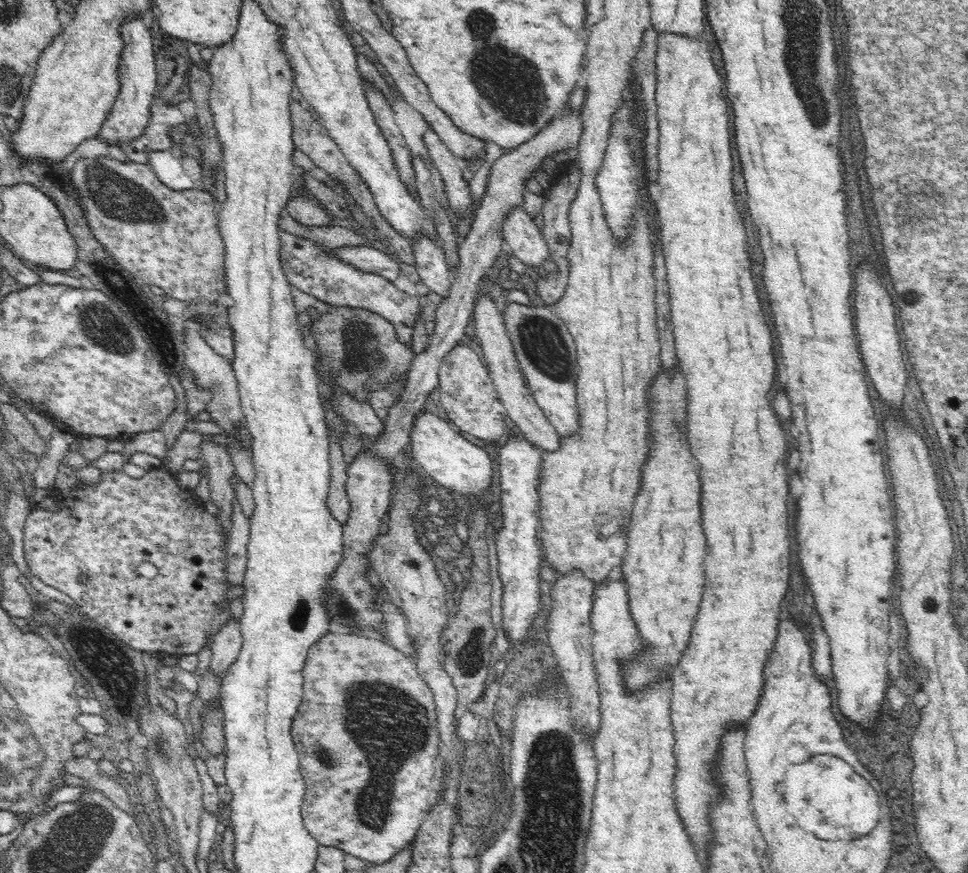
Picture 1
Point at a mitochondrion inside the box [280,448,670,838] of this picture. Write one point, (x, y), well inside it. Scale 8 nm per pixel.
(386, 725)

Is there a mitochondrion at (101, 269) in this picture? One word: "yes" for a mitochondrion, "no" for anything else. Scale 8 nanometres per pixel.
yes

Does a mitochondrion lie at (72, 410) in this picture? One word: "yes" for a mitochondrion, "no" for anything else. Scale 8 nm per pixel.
no

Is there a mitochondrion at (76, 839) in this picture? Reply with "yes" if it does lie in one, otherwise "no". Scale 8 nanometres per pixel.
yes

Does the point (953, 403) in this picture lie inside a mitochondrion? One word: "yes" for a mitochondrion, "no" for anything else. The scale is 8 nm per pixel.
no

